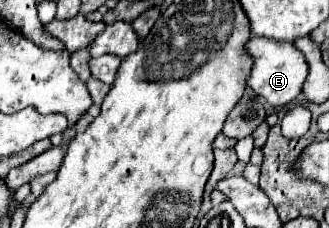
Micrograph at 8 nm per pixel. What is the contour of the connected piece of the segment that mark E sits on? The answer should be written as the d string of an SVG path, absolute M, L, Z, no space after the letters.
M251 37L247 43L247 49L255 59L247 85L273 107L283 107L291 103L301 93L303 81L307 79L307 73L309 73L309 63L305 55L291 43L267 41L265 37Z

